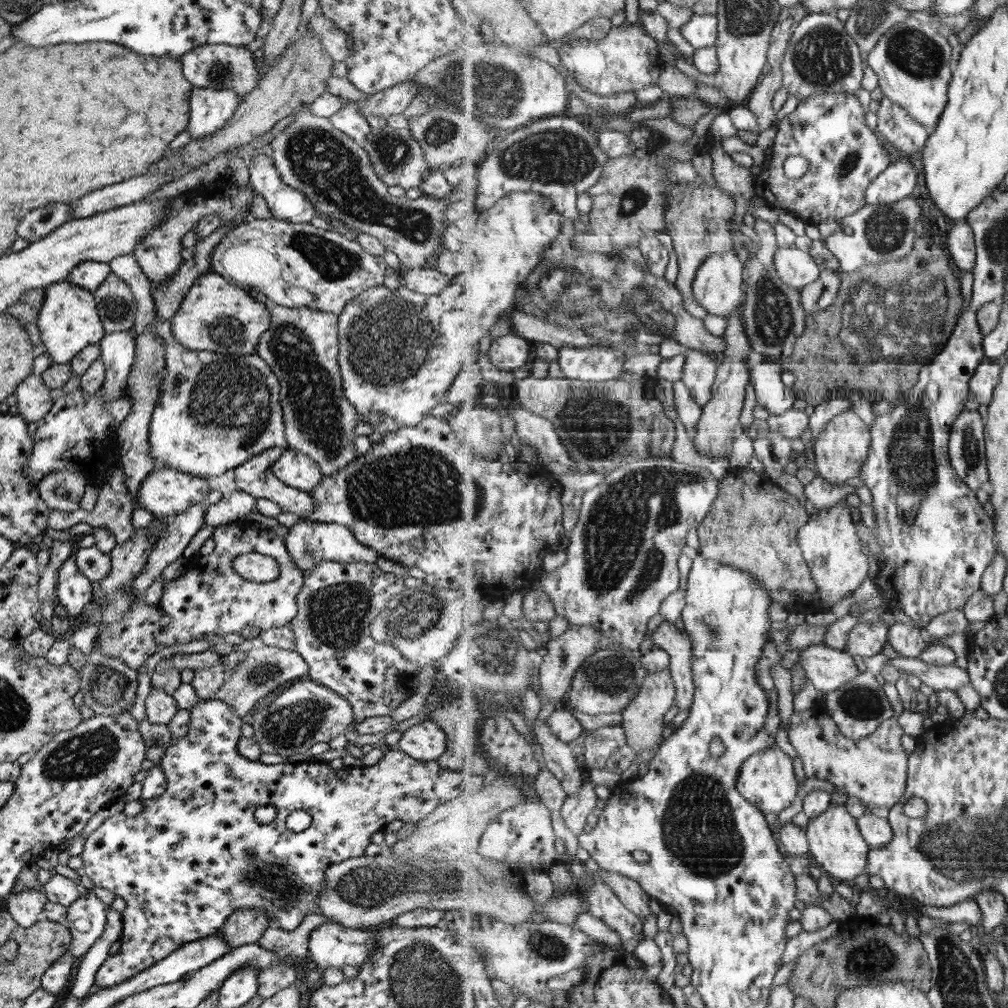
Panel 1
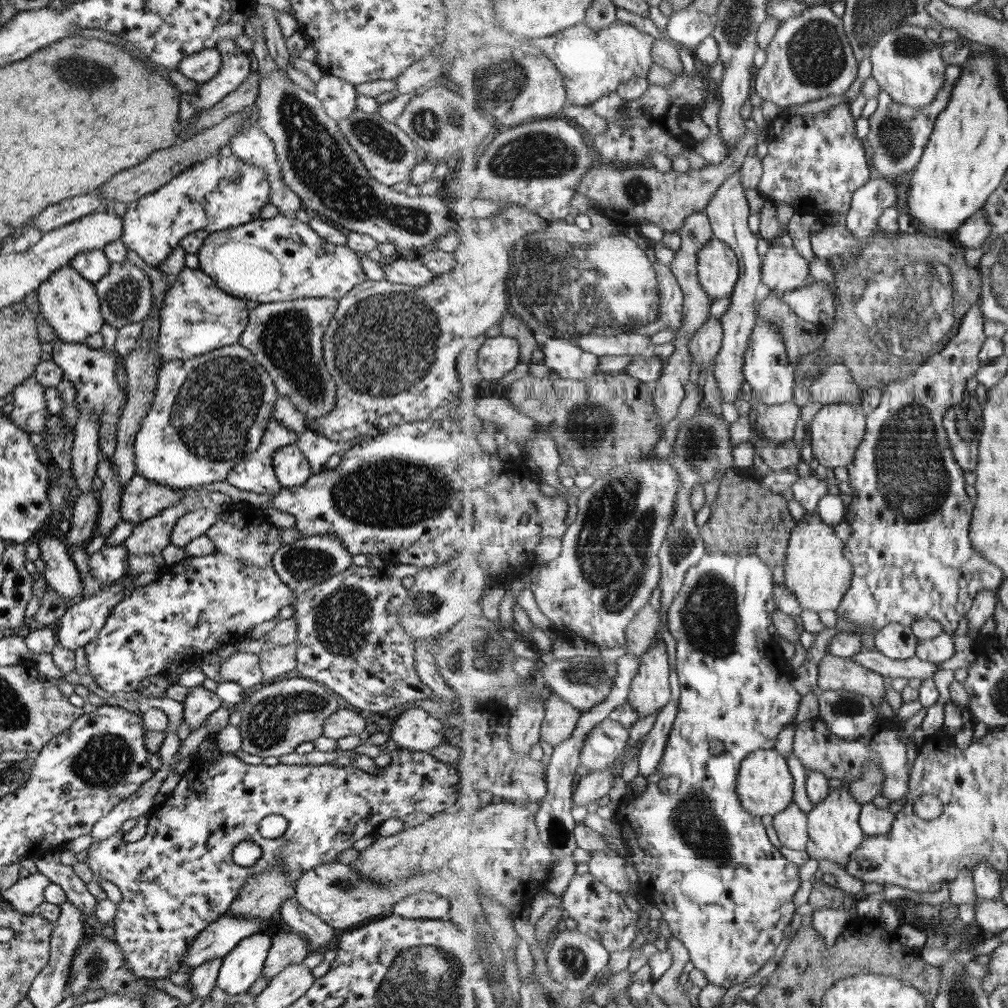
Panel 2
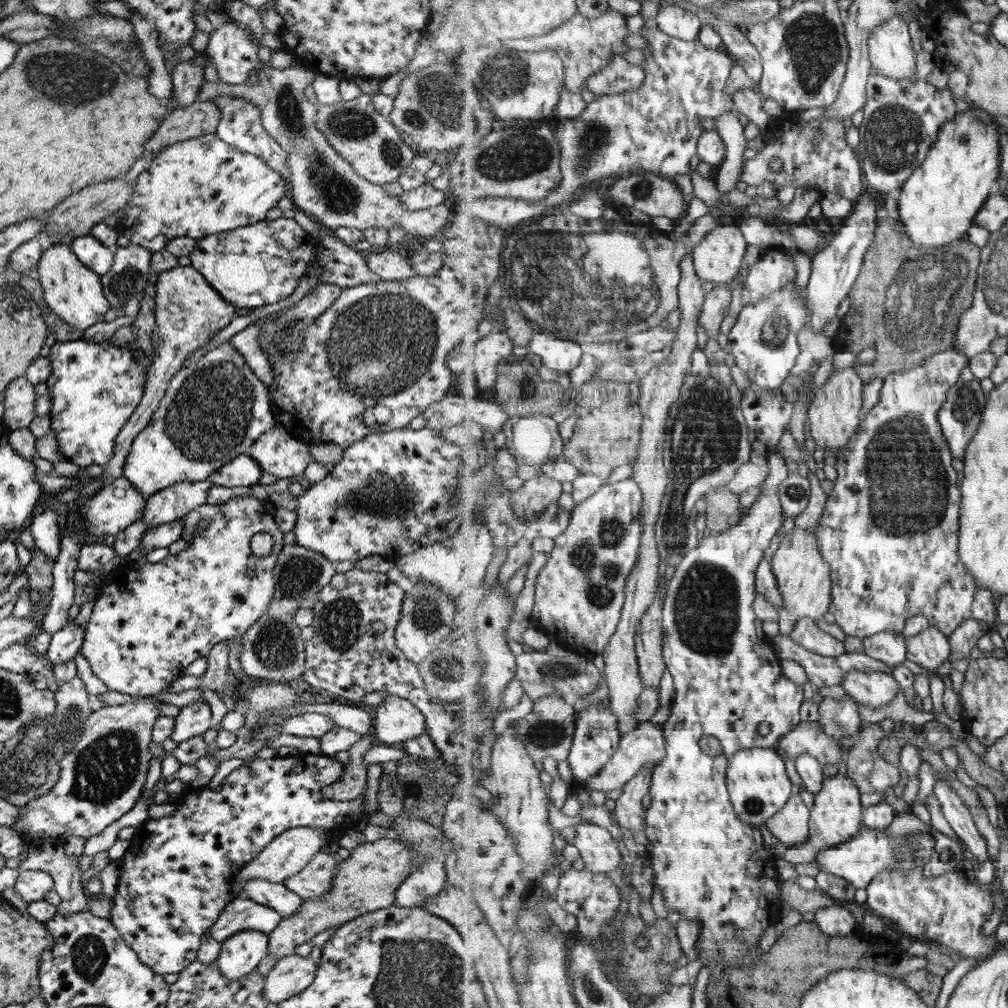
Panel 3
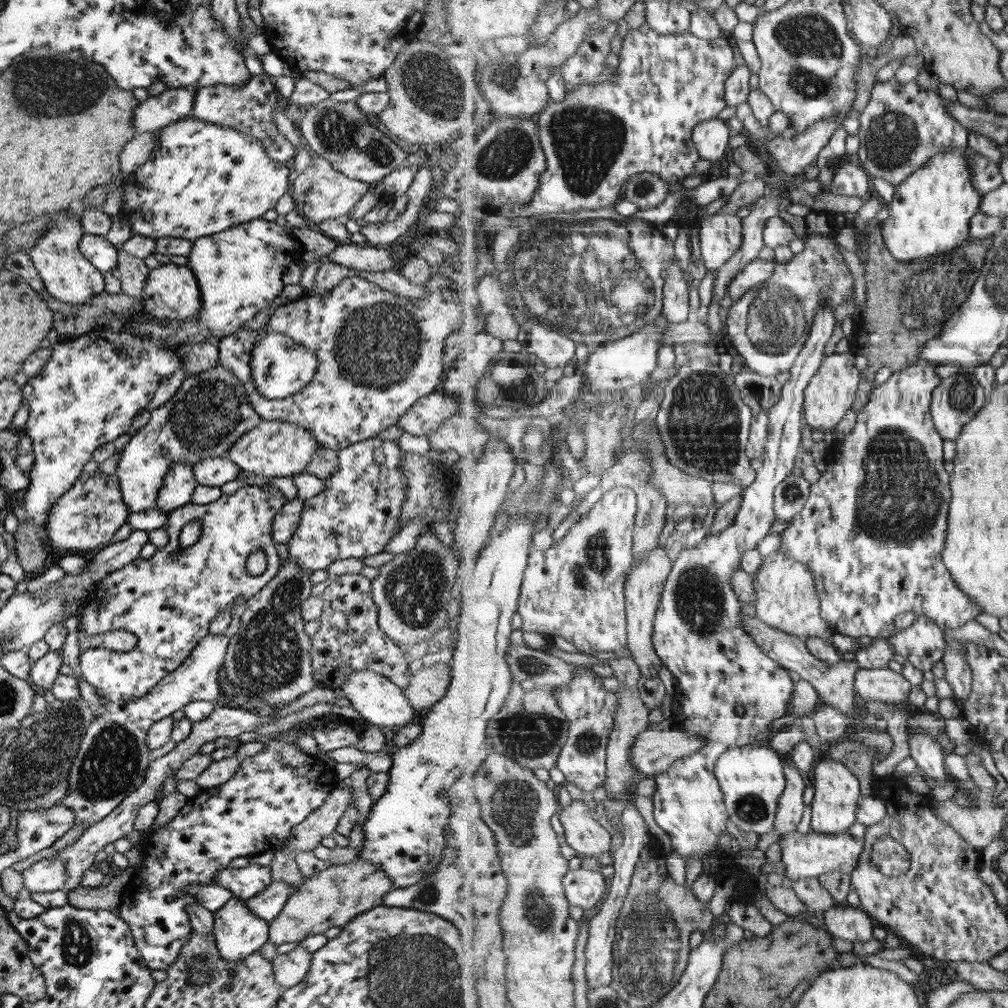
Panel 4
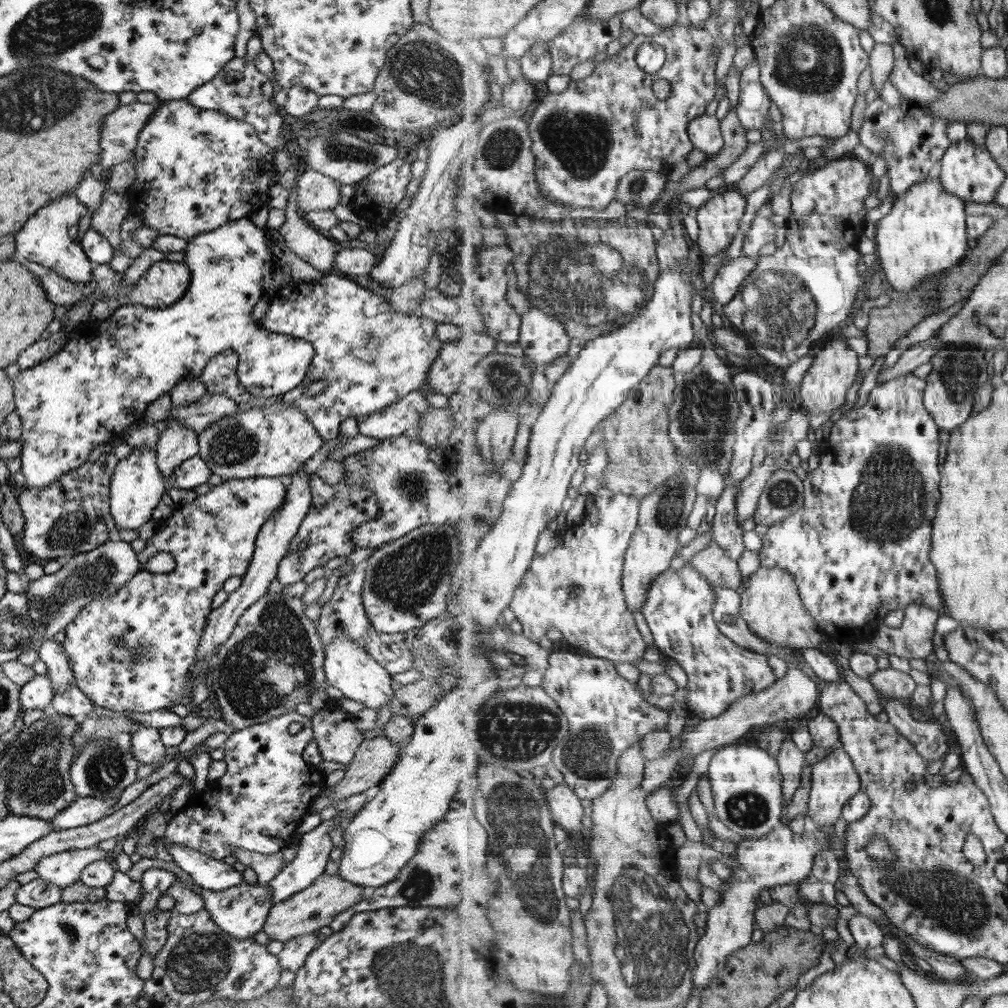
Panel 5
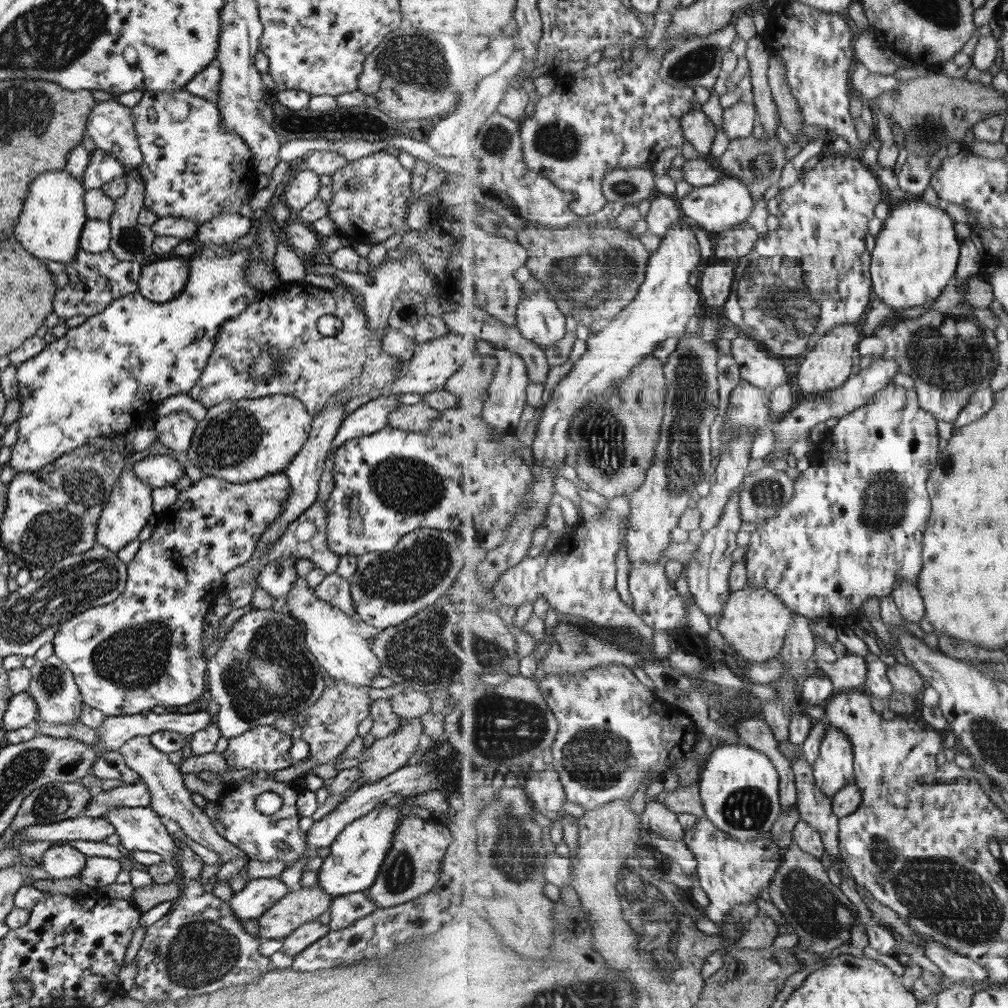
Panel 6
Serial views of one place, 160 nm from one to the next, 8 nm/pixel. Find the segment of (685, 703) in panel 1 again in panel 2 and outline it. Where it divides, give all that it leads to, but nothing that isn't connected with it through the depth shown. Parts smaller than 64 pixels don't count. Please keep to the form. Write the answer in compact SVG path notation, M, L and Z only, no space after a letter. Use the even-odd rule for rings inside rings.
M681 698L671 700L658 714L654 727L648 729L638 758L638 769L643 777L649 778L657 771L659 760L663 757L667 747L669 734L677 720L679 706L681 706Z

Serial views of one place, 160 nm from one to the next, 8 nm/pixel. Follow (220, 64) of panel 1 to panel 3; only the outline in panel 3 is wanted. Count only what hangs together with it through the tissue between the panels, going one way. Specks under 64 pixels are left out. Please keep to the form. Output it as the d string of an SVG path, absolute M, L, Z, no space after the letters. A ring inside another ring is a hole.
M183 61L177 63L170 72L172 84L172 94L169 101L169 106L166 108L169 111L189 106L196 101L200 91L201 80L203 80L203 66L199 66L194 62Z

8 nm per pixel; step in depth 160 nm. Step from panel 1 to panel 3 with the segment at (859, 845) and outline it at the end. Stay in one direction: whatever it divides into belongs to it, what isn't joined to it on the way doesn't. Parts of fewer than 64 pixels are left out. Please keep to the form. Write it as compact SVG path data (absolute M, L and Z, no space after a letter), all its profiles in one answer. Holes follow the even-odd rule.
M836 774L832 777L826 777L823 788L818 792L810 816L810 839L803 844L795 847L786 848L781 859L792 864L809 863L827 847L847 842L861 832L863 825L864 810L861 804L861 790L856 782L846 775Z

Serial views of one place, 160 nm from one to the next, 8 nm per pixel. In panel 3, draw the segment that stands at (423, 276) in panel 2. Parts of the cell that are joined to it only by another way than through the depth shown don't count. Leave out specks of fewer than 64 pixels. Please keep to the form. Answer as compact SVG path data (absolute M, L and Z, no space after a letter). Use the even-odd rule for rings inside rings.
M373 250L364 254L367 269L381 281L401 281L413 278L409 254L400 256L395 251Z

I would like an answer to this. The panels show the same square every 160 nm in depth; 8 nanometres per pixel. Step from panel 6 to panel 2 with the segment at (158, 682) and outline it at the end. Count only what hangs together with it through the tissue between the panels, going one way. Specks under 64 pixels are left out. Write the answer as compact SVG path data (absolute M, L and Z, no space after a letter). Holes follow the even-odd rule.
M241 505L229 507L227 511L223 511L220 515L216 516L215 522L209 526L204 535L214 544L214 551L212 553L207 553L205 556L200 557L185 557L174 566L160 571L159 575L152 582L135 587L127 596L124 596L110 608L99 632L83 647L86 663L88 664L88 673L93 677L93 681L97 683L97 686L107 691L111 696L119 699L121 695L137 691L137 686L144 678L155 676L155 674L162 674L162 670L169 668L169 665L174 660L192 662L208 653L214 652L219 644L232 643L235 639L243 637L243 634L250 631L253 626L261 624L265 620L277 618L277 614L279 614L279 610L283 606L294 604L296 596L283 581L279 580L270 563L273 553L282 544L279 542L278 528L268 521L268 517L263 510L253 505L249 508Z

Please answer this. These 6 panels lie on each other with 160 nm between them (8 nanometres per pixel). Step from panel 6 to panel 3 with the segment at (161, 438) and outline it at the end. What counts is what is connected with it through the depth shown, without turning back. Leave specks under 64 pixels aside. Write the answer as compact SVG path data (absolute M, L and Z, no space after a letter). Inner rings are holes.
M207 479L197 482L179 481L147 497L141 518L146 524L146 530L178 520L205 503L211 484Z

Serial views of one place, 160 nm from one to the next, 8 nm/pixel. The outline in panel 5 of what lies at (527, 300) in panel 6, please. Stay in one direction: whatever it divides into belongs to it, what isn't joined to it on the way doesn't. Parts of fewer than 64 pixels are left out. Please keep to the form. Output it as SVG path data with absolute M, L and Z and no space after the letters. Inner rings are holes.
M531 307L522 315L520 347L537 366L550 364L567 355L571 342L563 321L540 309Z

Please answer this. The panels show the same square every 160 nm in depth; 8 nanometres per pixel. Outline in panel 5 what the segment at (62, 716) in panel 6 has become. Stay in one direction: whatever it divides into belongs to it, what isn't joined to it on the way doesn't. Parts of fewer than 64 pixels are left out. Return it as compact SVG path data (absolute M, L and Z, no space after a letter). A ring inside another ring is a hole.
M47 639L37 651L38 659L46 666L47 672L44 676L47 677L53 694L72 684L74 676L60 643Z

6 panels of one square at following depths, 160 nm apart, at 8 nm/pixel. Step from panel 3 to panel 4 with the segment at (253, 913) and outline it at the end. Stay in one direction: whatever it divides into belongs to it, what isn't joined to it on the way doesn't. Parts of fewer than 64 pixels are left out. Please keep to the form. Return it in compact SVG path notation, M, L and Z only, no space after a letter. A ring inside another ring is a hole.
M271 880L259 894L244 899L244 903L255 913L255 916L269 922L280 911L292 890L294 888L285 881Z

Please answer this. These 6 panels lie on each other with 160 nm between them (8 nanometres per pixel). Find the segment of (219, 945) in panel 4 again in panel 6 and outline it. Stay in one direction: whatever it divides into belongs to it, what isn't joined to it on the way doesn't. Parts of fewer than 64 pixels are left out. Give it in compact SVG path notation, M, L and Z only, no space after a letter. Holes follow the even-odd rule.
M278 878L249 879L227 901L232 915L241 922L261 916L276 900L289 891Z

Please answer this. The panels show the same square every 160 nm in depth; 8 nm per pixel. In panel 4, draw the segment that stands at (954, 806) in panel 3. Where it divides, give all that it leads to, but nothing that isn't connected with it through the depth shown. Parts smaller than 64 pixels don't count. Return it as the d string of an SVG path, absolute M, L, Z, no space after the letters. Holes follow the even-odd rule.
M913 734L907 741L910 746L910 757L915 764L937 784L945 784L949 774L945 768L946 752L940 742L935 737L925 734Z

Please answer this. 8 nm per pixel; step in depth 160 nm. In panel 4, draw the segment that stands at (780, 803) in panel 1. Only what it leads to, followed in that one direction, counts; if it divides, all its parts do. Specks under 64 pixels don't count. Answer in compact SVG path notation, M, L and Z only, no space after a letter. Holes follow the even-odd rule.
M768 745L733 748L719 758L717 768L715 768L715 776L718 777L719 784L721 785L726 807L730 814L730 821L739 830L754 832L758 836L767 832L773 832L775 818L778 814L778 802L787 784L784 762L785 757Z

